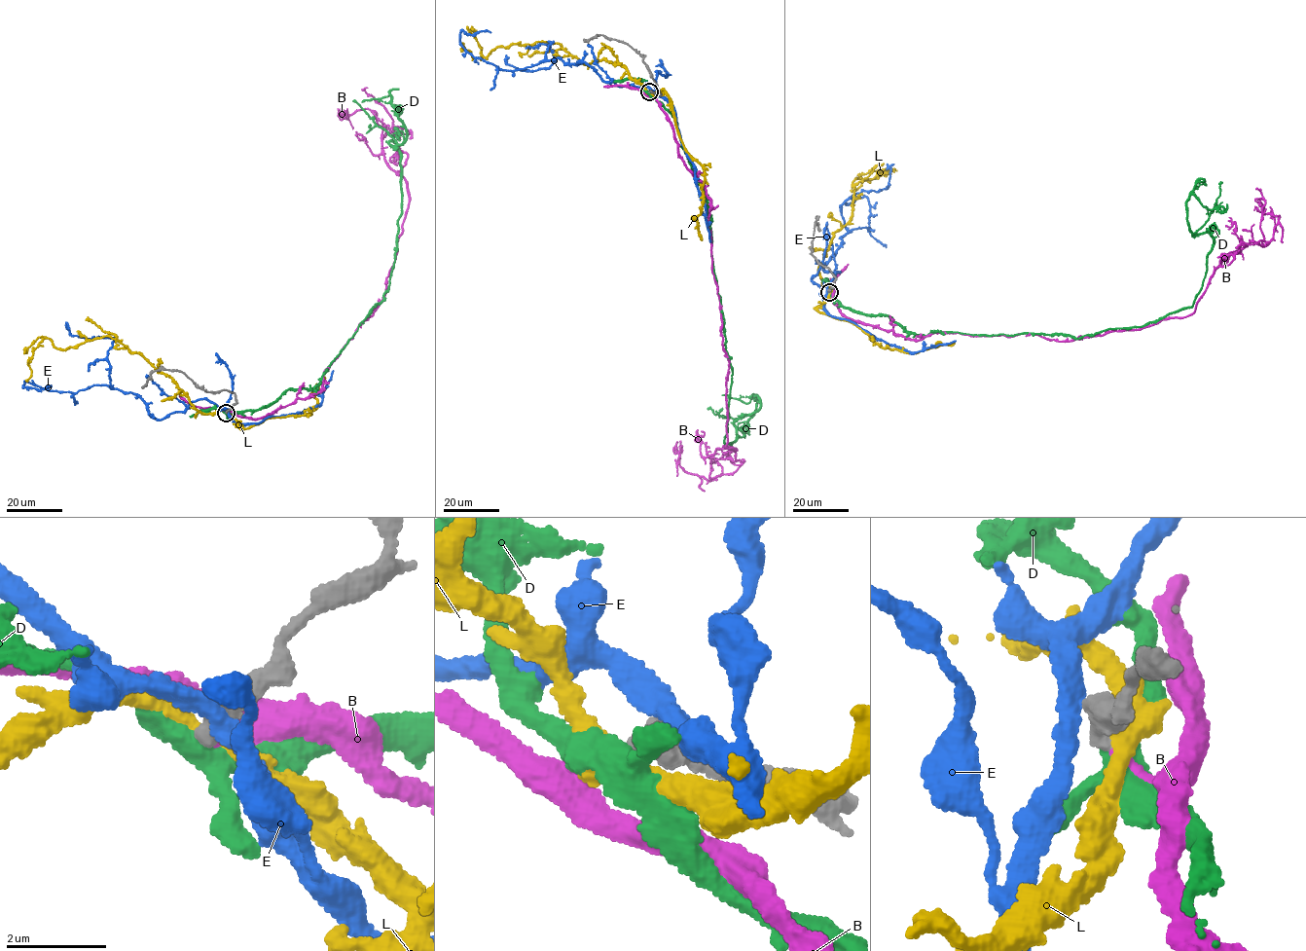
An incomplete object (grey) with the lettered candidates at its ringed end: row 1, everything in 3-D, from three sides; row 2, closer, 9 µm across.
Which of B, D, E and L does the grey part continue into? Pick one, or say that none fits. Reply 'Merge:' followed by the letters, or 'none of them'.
Merge: B

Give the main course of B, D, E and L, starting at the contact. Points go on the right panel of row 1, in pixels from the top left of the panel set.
B: (829, 292), (847, 317), (911, 339), (1141, 330), (1190, 314), (1229, 253), (1268, 242), (1280, 216), (1255, 201)
D: (829, 291), (926, 336), (1143, 326), (1189, 308), (1201, 288), (1214, 239), (1189, 229), (1186, 201), (1223, 211)
E: (827, 290), (840, 272), (835, 276), (823, 268), (842, 236), (870, 228), (867, 198), (852, 197), (845, 204)
L: (829, 292), (818, 272), (833, 236), (850, 219), (852, 183), (889, 171), (863, 173), (850, 191)

